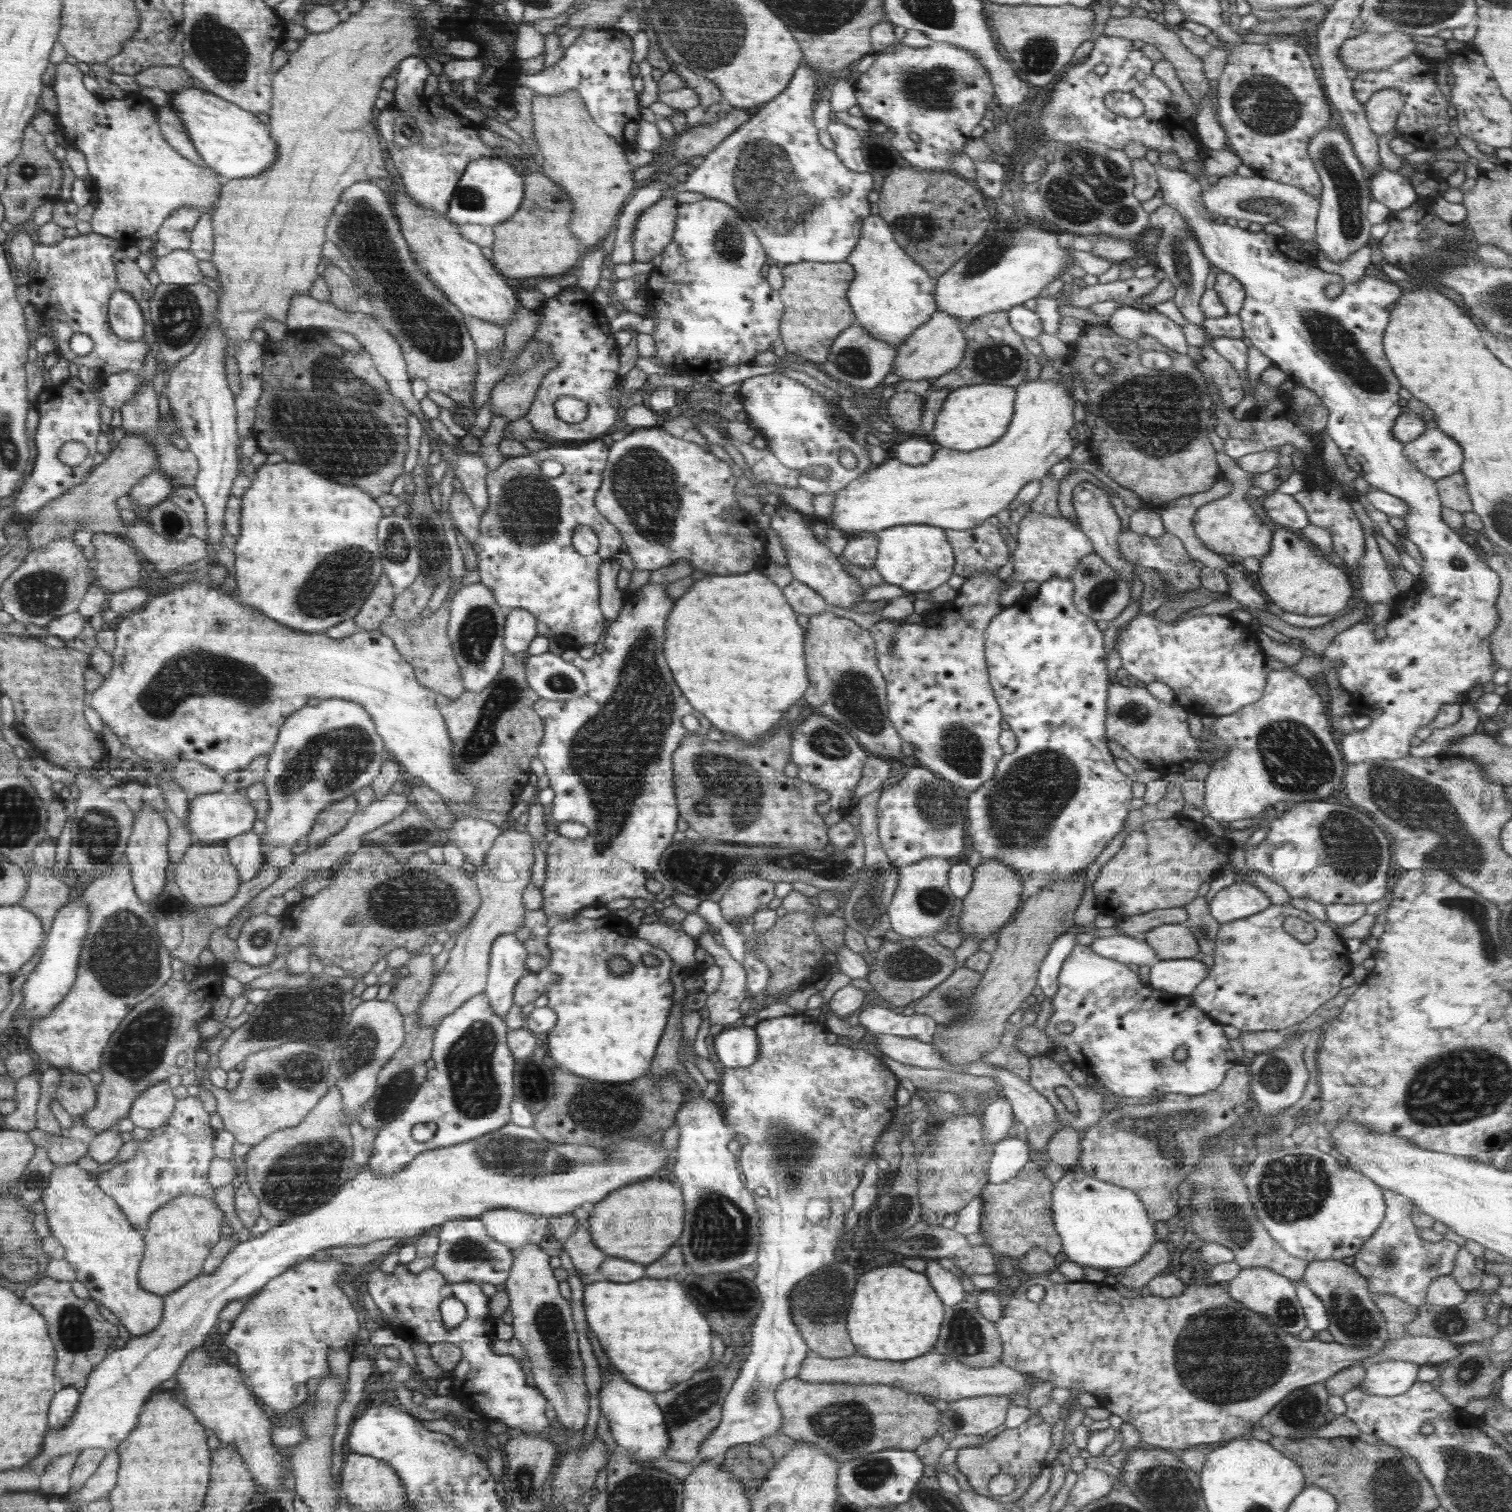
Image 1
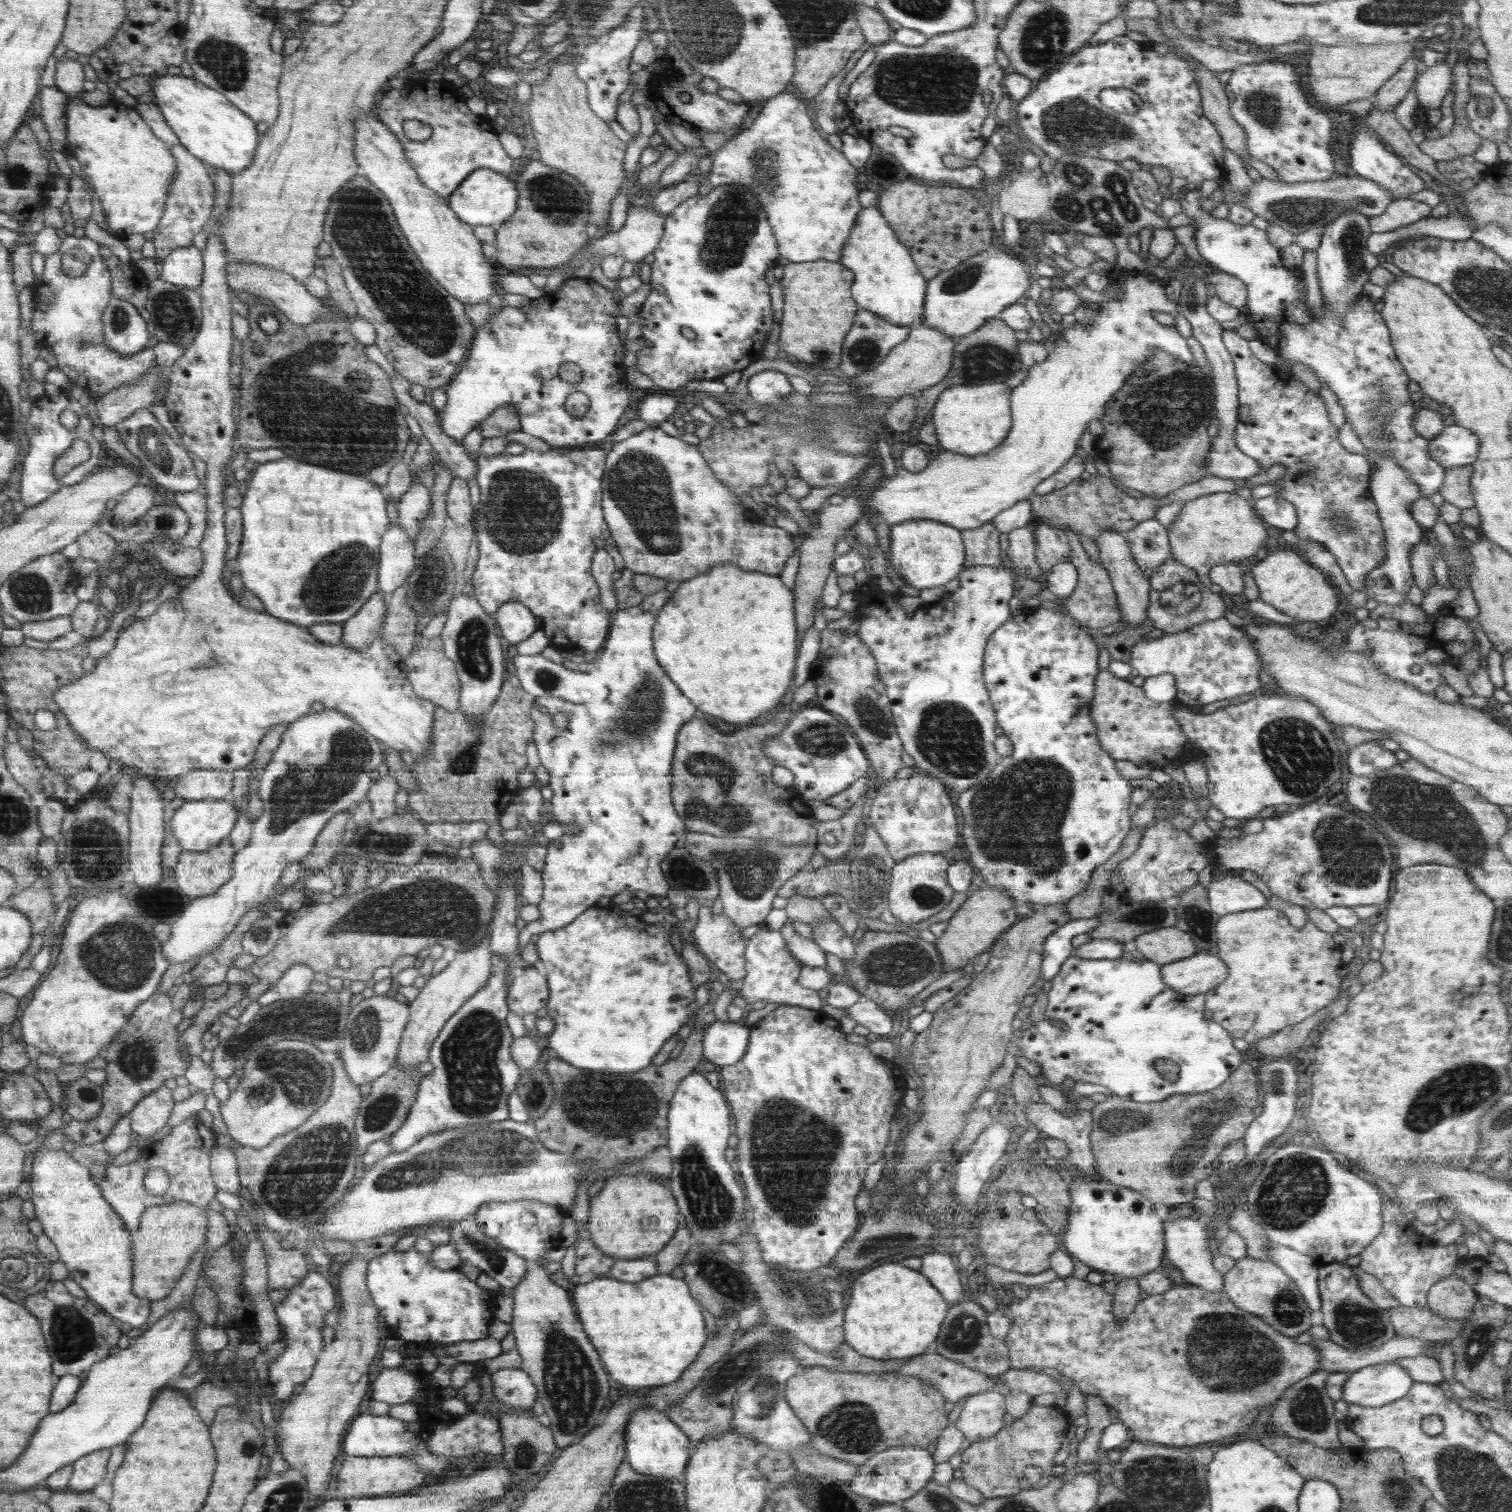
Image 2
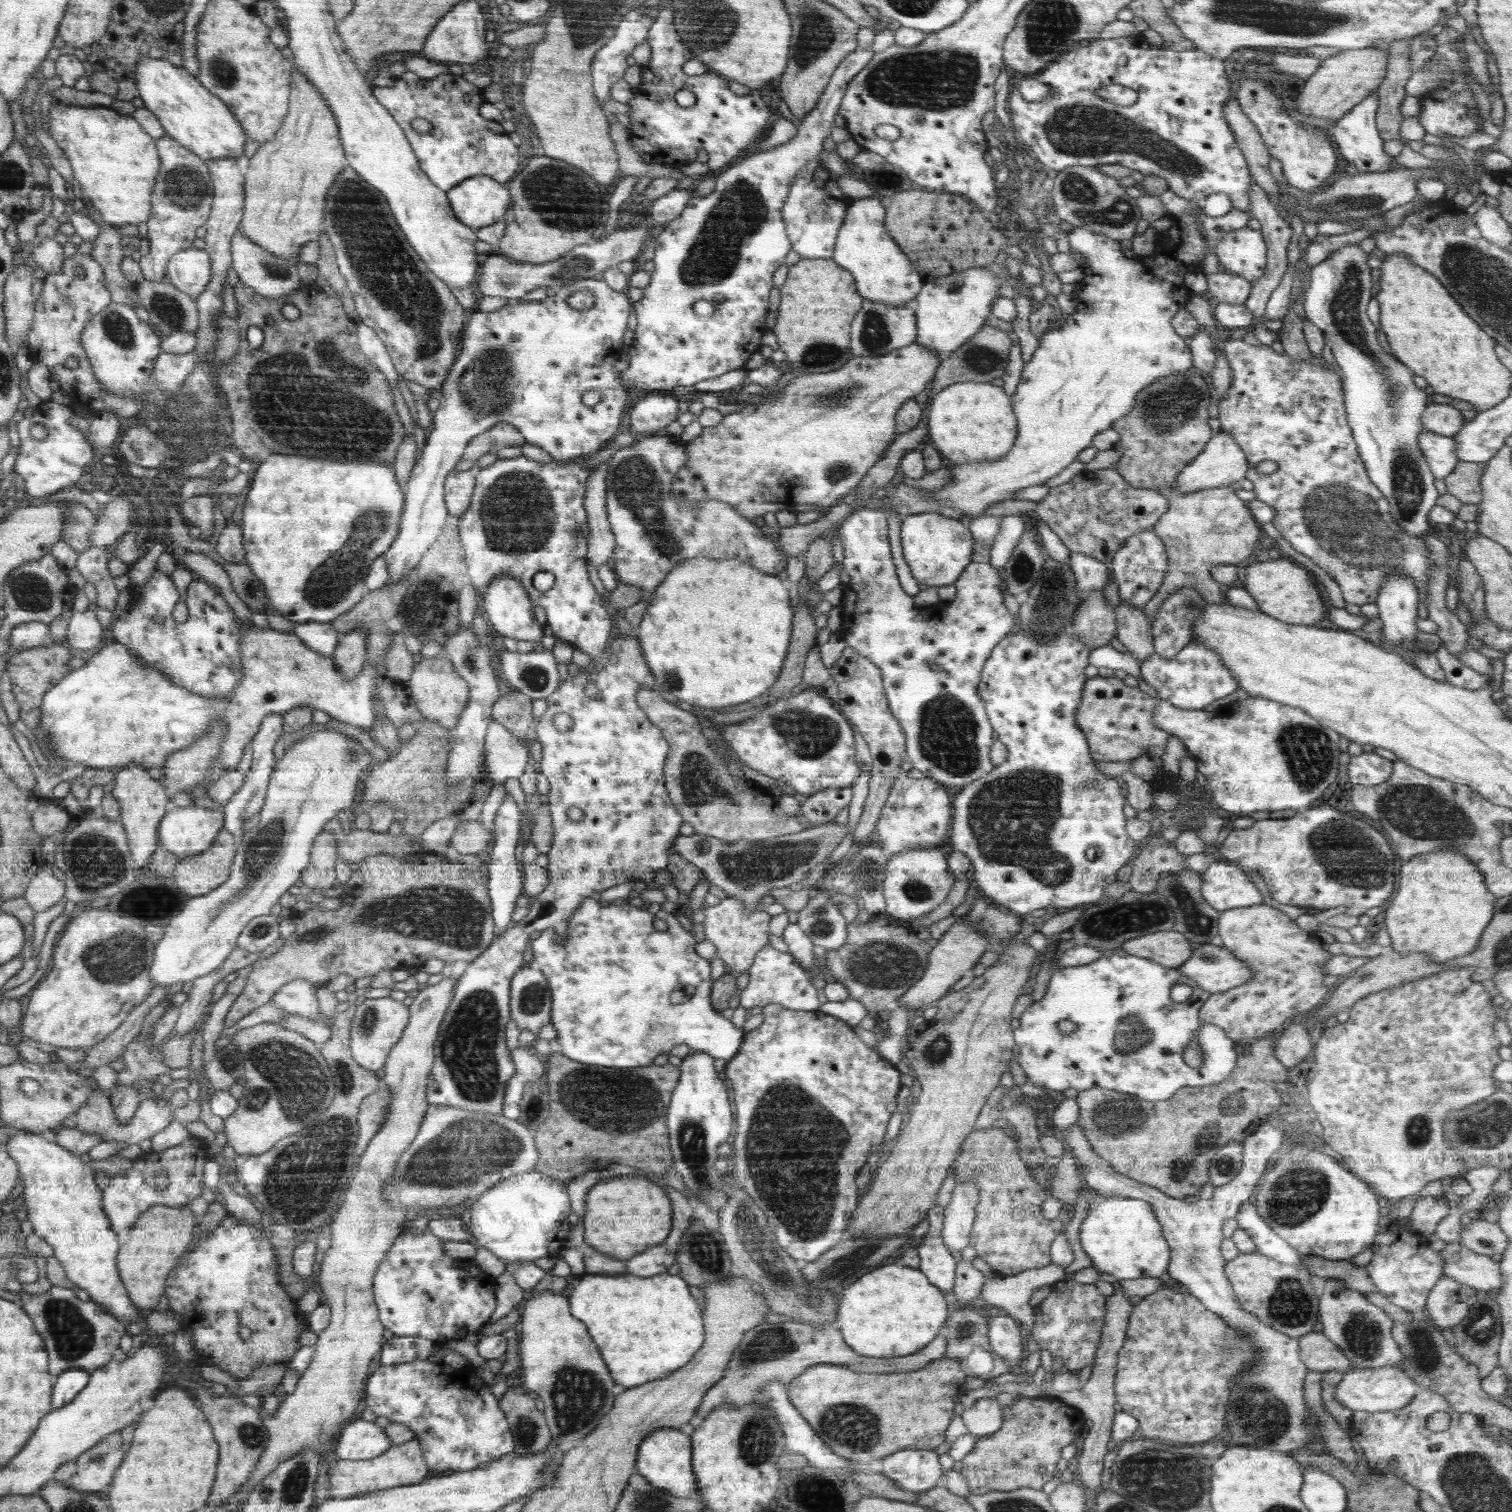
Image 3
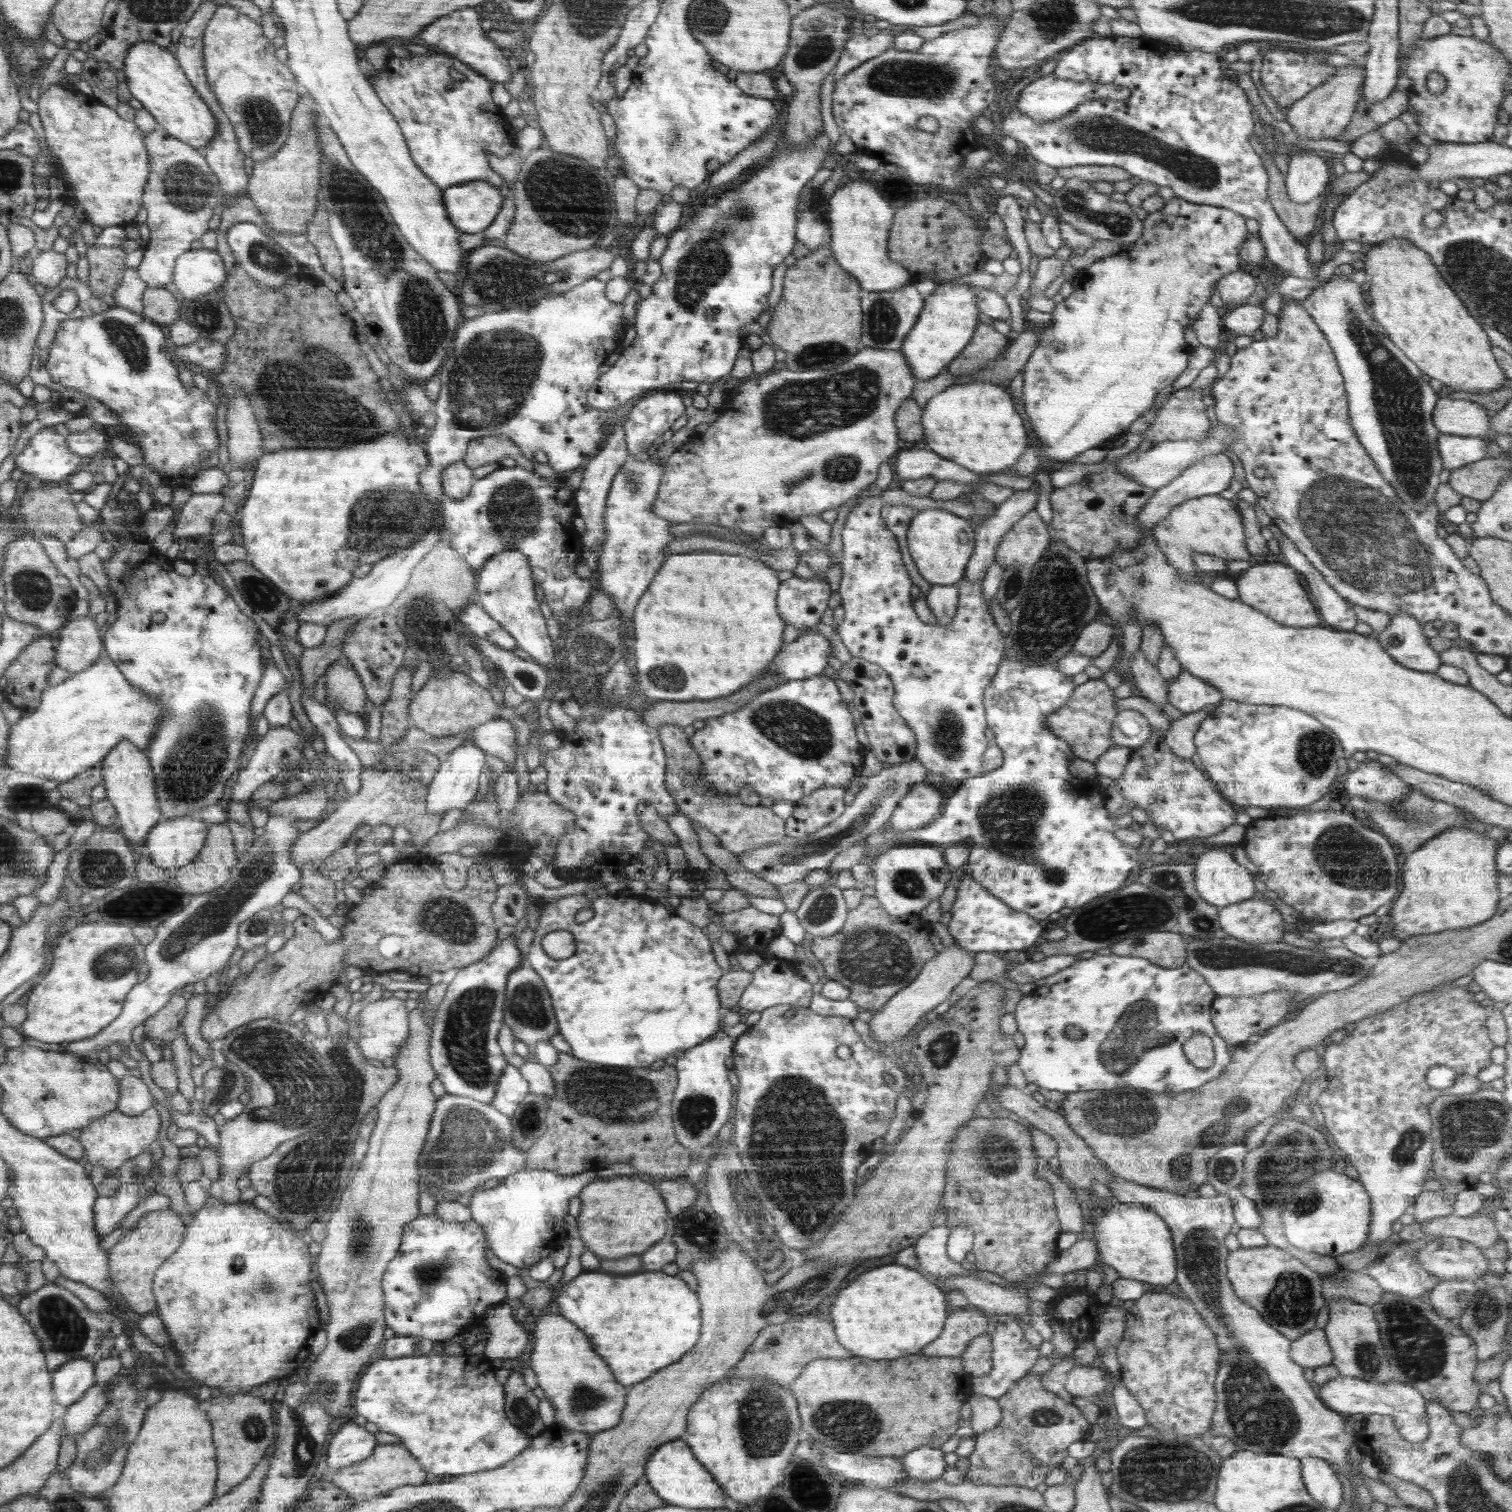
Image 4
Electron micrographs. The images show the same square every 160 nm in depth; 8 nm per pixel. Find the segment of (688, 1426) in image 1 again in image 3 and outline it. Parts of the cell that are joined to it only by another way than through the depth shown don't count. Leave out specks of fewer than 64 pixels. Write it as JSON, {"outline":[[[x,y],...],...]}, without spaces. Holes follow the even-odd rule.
{"outline":[[[772,1318],[746,1333],[740,1344],[741,1347],[736,1350],[729,1362],[725,1376],[708,1391],[700,1408],[697,1409],[696,1416],[689,1421],[688,1431],[702,1425],[706,1421],[706,1416],[709,1416],[720,1404],[742,1406],[752,1403],[758,1390],[771,1381],[779,1380],[788,1388],[789,1384],[811,1365],[844,1364],[850,1370],[858,1370],[858,1372],[908,1372],[921,1369],[933,1360],[944,1357],[948,1340],[942,1330],[935,1340],[932,1340],[924,1350],[918,1350],[914,1356],[870,1358],[860,1356],[850,1346],[846,1346],[842,1334],[834,1330],[834,1324],[818,1326]]]}

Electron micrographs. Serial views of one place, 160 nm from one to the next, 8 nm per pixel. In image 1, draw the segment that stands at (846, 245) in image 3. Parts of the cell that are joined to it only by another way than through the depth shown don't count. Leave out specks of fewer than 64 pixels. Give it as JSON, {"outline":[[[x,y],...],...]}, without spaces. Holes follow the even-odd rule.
{"outline":[[[879,214],[870,217],[870,222],[866,222],[866,230],[861,230],[861,234],[862,246],[854,250],[854,258],[844,260],[856,272],[849,286],[850,306],[857,315],[856,324],[897,350],[906,337],[938,311],[935,302],[937,278],[930,277],[926,270],[904,253],[894,241],[890,226]]]}

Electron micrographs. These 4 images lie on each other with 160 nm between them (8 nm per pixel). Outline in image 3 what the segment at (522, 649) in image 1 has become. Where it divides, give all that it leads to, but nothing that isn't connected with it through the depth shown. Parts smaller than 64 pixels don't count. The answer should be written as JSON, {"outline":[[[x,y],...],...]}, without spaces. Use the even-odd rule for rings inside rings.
{"outline":[[[512,575],[496,577],[497,580],[490,584],[488,592],[483,594],[483,599],[479,600],[479,606],[484,611],[484,616],[500,636],[538,642],[538,648],[541,648],[541,640],[546,638],[546,624],[544,624],[545,620],[542,618],[540,607],[533,603],[528,591],[518,579]]]}

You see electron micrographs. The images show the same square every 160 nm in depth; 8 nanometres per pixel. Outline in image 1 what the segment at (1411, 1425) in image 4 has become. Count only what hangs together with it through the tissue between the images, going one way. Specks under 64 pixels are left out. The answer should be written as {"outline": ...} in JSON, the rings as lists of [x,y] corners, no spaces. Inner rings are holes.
{"outline":[[[1402,1360],[1374,1363],[1366,1369],[1359,1387],[1374,1396],[1398,1396],[1416,1382],[1418,1369],[1415,1362]]]}

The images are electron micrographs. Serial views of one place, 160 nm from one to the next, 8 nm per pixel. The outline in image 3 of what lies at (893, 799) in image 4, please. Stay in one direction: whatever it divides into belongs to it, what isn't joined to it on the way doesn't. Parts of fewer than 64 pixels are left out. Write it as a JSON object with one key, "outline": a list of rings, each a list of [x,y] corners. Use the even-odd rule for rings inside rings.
{"outline":[[[832,820],[808,829],[803,828],[796,834],[787,834],[768,840],[757,840],[756,842],[744,839],[726,842],[719,838],[712,838],[695,832],[692,836],[678,836],[673,842],[673,847],[678,855],[702,870],[710,884],[722,888],[728,897],[733,896],[738,899],[743,904],[745,911],[758,911],[757,904],[764,895],[768,895],[772,889],[789,887],[794,882],[802,880],[806,872],[815,869],[818,864],[824,863],[826,858],[831,856],[832,851],[842,842],[846,834],[848,834],[848,825],[846,823],[839,824]]]}

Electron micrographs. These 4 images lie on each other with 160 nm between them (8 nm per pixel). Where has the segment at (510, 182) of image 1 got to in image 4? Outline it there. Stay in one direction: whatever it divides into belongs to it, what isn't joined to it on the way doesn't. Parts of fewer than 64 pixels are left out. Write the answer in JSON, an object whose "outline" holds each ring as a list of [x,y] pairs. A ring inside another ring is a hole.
{"outline":[[[469,181],[444,190],[448,217],[462,233],[476,234],[488,228],[502,208],[502,194],[490,182]]]}

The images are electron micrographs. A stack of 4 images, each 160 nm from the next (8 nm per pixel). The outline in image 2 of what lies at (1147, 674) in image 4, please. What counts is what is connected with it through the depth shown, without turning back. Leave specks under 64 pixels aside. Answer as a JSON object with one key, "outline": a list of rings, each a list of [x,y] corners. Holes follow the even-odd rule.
{"outline":[[[1105,530],[1097,538],[1094,538],[1094,541],[1100,550],[1101,565],[1107,570],[1113,584],[1117,603],[1121,610],[1120,619],[1125,622],[1125,626],[1132,627],[1142,624],[1147,618],[1151,584],[1134,562],[1130,547],[1122,534],[1122,532],[1116,532],[1115,530]]]}

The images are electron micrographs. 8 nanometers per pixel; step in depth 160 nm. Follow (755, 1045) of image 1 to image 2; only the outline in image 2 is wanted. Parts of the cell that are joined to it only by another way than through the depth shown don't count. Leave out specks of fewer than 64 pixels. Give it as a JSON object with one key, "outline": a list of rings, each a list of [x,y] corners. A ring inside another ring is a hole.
{"outline":[[[594,904],[568,926],[542,933],[535,945],[548,976],[549,1003],[546,1008],[555,1022],[554,1030],[548,1035],[548,1046],[554,1057],[586,1070],[638,1072],[650,1066],[650,1060],[666,1040],[677,1034],[684,1024],[689,1024],[693,1034],[703,1039],[705,1060],[721,1067],[736,1065],[745,1056],[752,1034],[745,1024],[716,1020],[704,1030],[695,1032],[696,989],[686,961],[674,952],[670,934],[662,925],[648,923],[640,916],[632,915],[626,907]]]}

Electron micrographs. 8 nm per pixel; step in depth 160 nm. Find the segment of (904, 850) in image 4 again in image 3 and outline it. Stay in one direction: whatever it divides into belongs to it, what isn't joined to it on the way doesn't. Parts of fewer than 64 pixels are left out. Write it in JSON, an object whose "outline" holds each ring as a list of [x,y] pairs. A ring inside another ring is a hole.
{"outline":[[[939,848],[902,850],[902,853],[894,854],[886,864],[883,878],[884,913],[902,921],[924,916],[946,900],[954,881],[946,856]]]}

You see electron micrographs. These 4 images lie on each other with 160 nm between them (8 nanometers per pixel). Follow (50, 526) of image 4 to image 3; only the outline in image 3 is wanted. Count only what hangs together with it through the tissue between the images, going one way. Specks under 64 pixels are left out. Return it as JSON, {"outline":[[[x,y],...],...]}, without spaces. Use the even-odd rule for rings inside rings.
{"outline":[[[70,503],[65,508],[66,528],[61,540],[68,543],[78,554],[84,549],[93,546],[89,536],[94,526],[97,526],[97,517],[84,505]]]}

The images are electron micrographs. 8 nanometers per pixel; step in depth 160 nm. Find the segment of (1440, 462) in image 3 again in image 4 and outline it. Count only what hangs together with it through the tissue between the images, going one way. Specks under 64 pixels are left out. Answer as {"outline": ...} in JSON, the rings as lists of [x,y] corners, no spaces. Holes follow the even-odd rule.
{"outline":[[[1440,433],[1437,447],[1443,468],[1450,471],[1487,457],[1487,442],[1480,437]]]}

